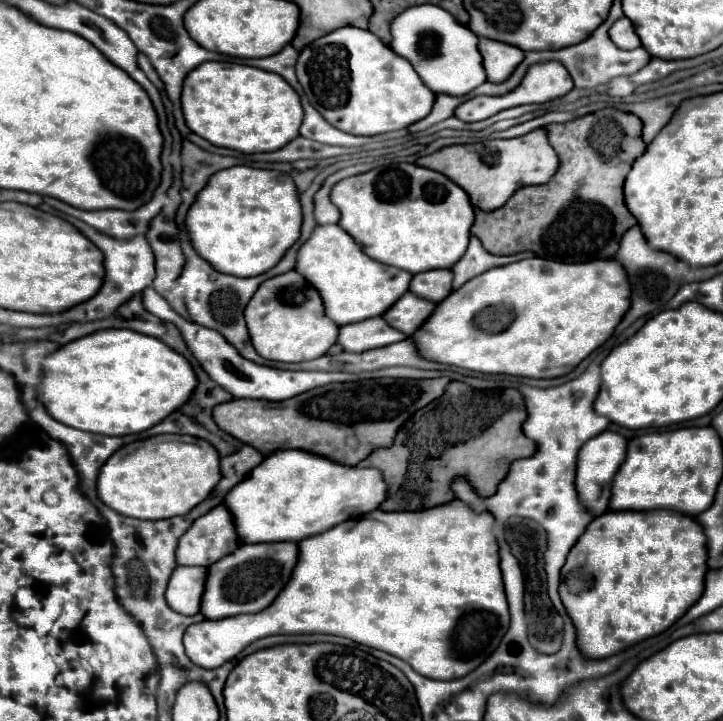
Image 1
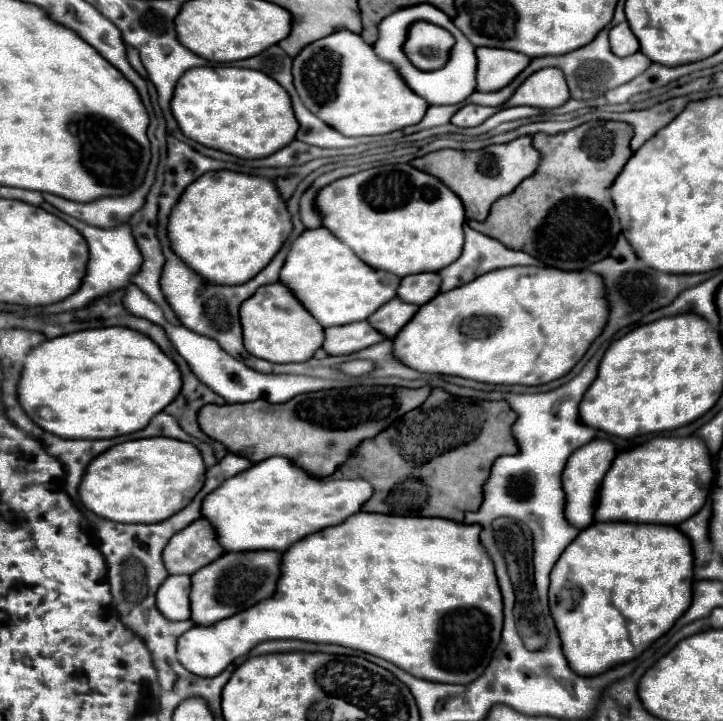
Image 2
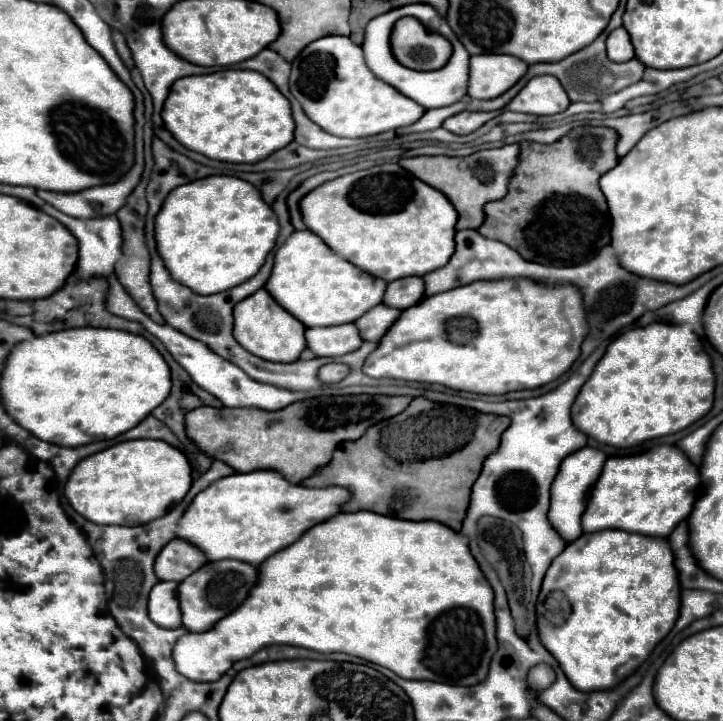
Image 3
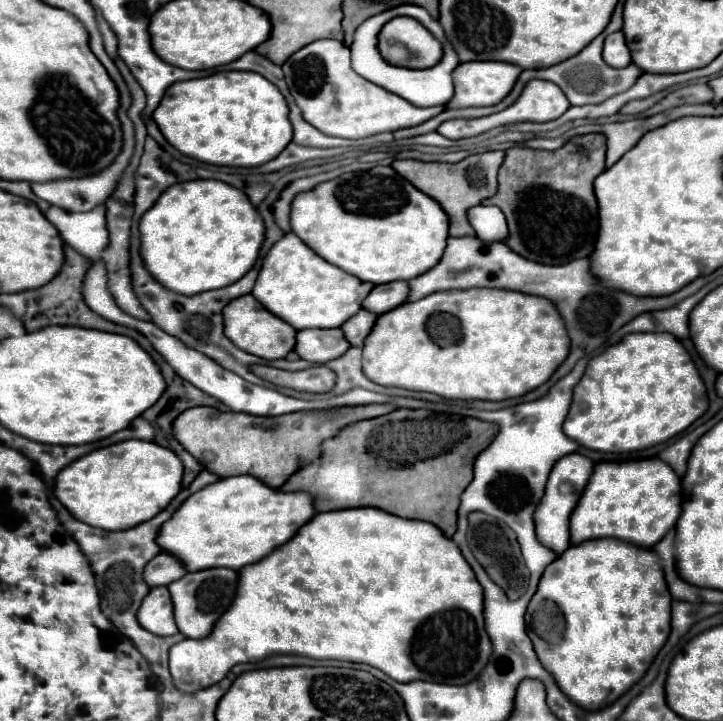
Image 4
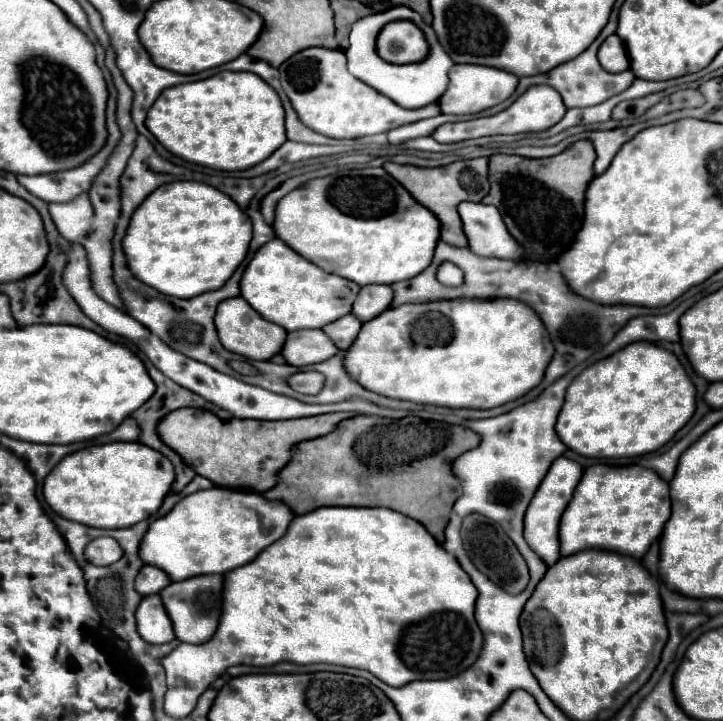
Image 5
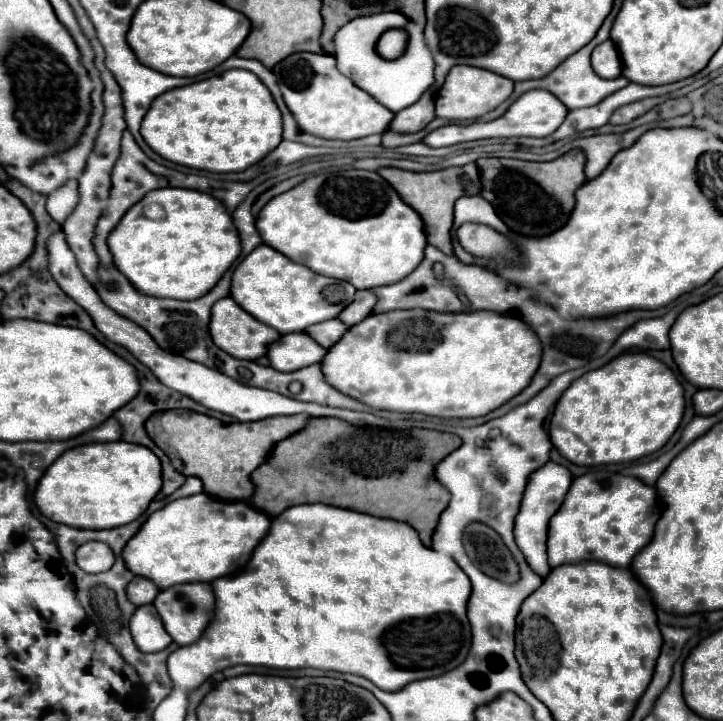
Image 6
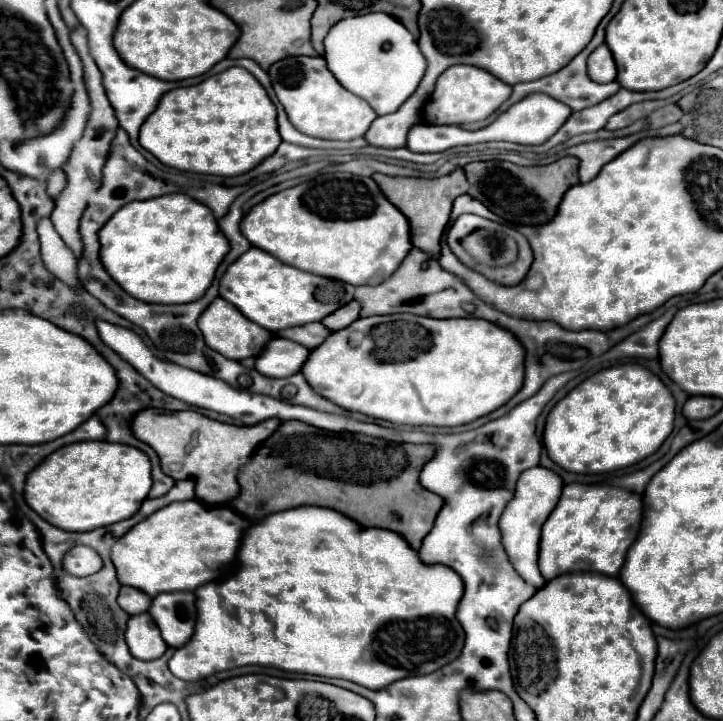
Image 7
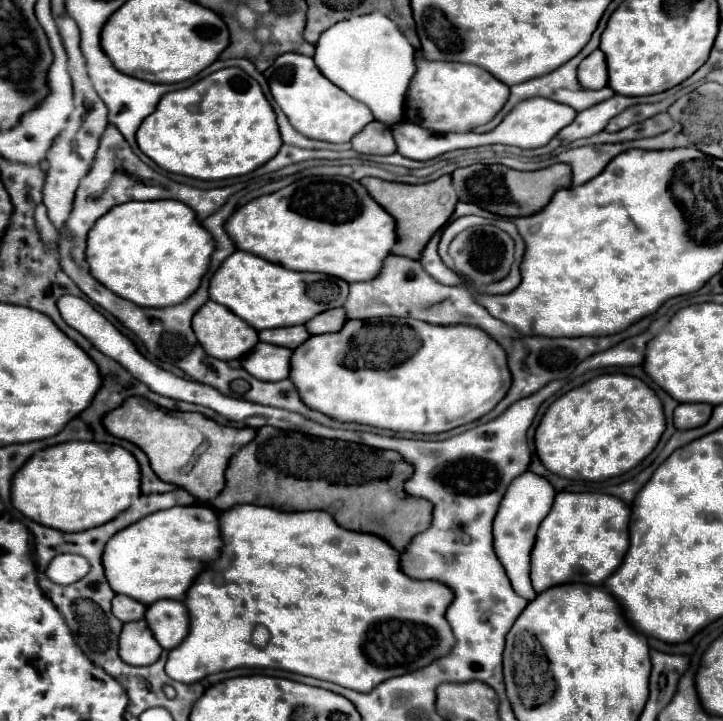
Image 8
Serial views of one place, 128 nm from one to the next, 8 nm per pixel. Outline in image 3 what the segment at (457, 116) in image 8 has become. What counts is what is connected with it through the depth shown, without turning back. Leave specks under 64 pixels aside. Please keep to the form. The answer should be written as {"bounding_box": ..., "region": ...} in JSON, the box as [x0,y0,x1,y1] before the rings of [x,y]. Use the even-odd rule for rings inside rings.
{"bounding_box":[468,54,526,100],"region":[[[506,54],[472,56],[468,72],[468,96],[476,100],[492,100],[512,88],[522,74],[526,74],[526,68],[526,62]]]}

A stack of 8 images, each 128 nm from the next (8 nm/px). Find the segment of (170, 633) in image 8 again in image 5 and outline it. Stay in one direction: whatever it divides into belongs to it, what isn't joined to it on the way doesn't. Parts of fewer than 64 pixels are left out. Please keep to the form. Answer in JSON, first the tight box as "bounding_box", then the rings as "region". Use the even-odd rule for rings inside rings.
{"bounding_box":[160,574,222,644],"region":[[[206,574],[182,582],[172,582],[160,592],[160,598],[172,620],[176,638],[188,644],[202,644],[208,638],[212,638],[212,634],[218,628],[218,618],[222,610],[222,576]]]}

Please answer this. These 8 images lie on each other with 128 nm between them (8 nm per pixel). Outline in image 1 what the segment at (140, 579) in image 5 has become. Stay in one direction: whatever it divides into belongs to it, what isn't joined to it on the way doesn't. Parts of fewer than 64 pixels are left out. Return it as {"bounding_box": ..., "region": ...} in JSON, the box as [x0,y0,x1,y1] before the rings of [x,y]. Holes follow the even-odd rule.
{"bounding_box":[176,506,240,566],"region":[[[224,506],[212,508],[208,514],[180,536],[176,546],[178,566],[210,566],[240,546],[232,516]]]}

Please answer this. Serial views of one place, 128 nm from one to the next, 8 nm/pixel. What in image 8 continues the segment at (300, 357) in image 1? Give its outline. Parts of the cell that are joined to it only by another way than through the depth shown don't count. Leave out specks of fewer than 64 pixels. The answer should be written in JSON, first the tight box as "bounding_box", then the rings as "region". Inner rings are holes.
{"bounding_box":[192,300,256,360],"region":[[[208,300],[192,318],[194,334],[208,356],[218,360],[234,360],[246,356],[256,346],[256,330],[228,308]]]}

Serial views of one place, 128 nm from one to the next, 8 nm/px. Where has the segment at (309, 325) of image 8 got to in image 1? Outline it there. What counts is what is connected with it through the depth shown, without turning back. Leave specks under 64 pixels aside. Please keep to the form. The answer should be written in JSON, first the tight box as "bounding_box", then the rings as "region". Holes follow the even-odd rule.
{"bounding_box":[410,270,452,302],"region":[[[428,270],[412,276],[410,292],[418,298],[440,302],[452,292],[452,272],[450,270]]]}

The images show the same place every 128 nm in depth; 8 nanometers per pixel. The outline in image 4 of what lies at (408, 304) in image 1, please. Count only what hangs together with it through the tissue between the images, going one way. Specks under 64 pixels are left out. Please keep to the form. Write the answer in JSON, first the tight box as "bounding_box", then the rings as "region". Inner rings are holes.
{"bounding_box":[340,310,376,346],"region":[[[360,310],[352,318],[348,318],[348,322],[340,326],[340,330],[344,332],[344,338],[350,342],[350,346],[362,346],[370,328],[374,326],[374,320],[376,320],[376,314],[368,314],[366,310]]]}

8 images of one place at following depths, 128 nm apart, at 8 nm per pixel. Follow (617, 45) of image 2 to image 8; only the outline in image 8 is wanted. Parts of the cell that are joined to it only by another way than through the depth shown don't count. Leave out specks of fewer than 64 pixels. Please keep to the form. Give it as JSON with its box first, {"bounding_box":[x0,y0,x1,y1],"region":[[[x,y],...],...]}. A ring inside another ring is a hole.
{"bounding_box":[578,50,608,90],"region":[[[594,50],[588,58],[584,58],[578,66],[578,82],[588,90],[600,90],[608,82],[606,60],[600,50]]]}

